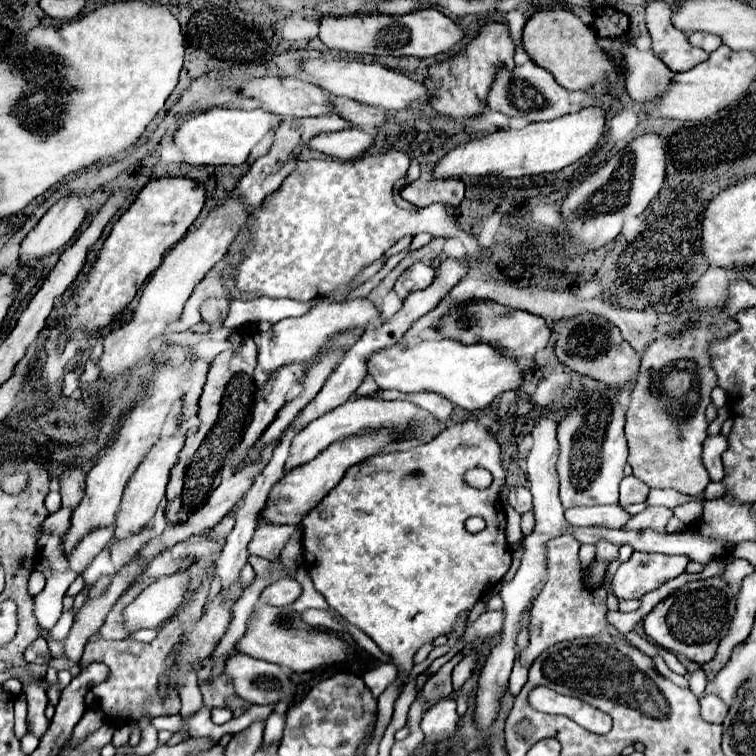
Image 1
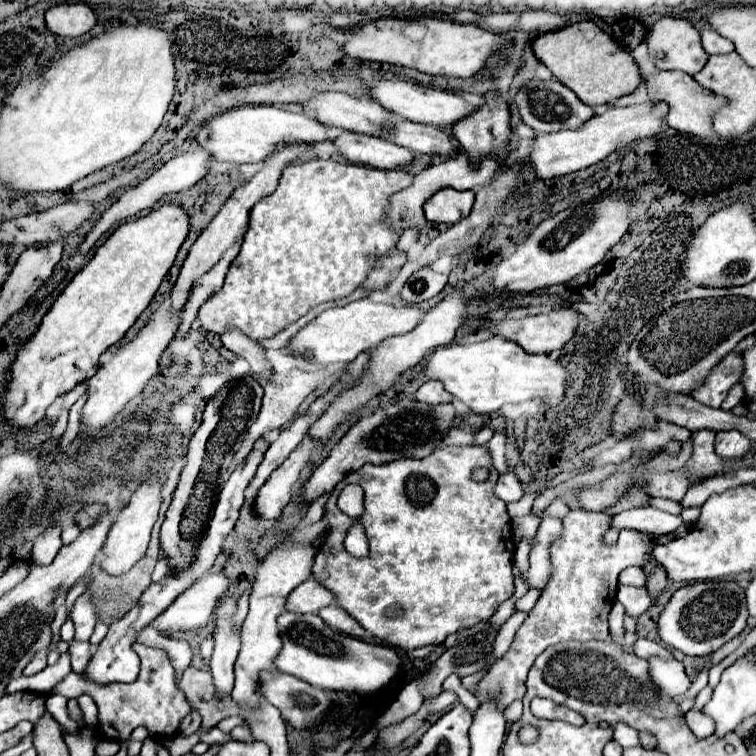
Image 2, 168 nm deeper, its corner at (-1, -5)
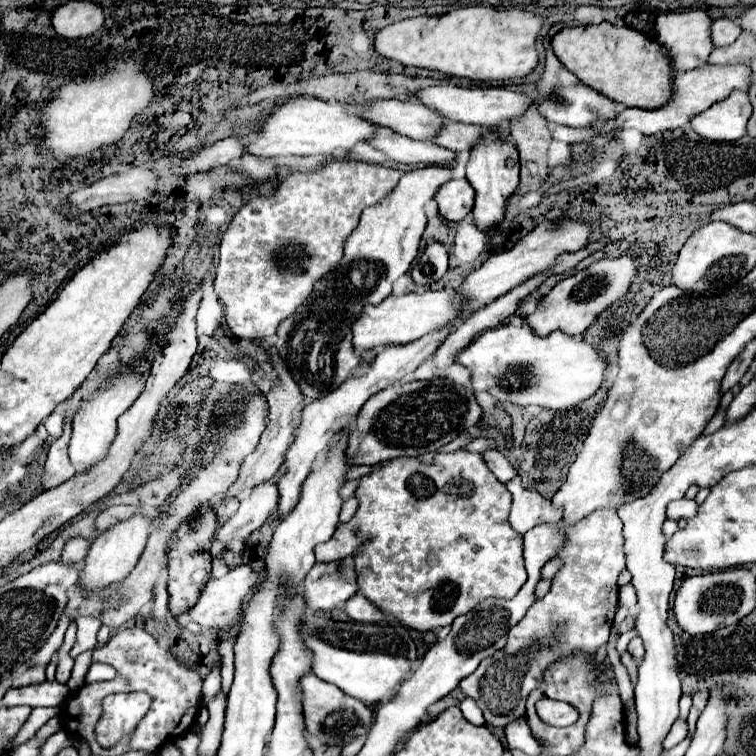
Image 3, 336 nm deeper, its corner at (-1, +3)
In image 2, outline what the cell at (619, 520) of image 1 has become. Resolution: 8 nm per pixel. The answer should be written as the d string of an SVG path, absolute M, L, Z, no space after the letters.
M637 507L637 509L621 511L621 513L613 515L613 519L611 519L613 529L619 529L619 531L635 529L635 531L651 533L651 535L673 533L681 523L683 521L679 515L671 515L671 513L653 509L653 507Z

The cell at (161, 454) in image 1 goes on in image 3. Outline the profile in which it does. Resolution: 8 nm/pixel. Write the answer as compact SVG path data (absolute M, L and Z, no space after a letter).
M137 515L137 517L131 517L127 521L121 521L119 525L111 527L109 531L101 533L91 549L89 549L89 555L85 557L83 561L83 569L81 569L81 587L85 591L101 591L113 583L119 583L123 581L131 571L133 567L137 565L143 549L145 549L145 543L147 543L147 535L151 531L151 521L143 515Z

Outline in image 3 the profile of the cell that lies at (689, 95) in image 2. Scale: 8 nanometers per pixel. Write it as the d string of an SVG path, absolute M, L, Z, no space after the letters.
M745 91L731 93L725 101L711 105L705 113L693 117L691 127L709 141L737 141L747 135L751 103Z

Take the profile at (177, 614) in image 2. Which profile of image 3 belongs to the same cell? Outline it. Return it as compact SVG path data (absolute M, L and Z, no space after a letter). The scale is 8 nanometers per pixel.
M239 565L235 569L231 569L225 577L221 579L211 579L205 589L199 595L199 601L193 609L189 609L187 617L193 619L195 623L199 623L205 629L221 629L221 631L229 631L233 627L239 627L241 623L241 609L243 609L243 601L251 595L251 589L255 589L259 583L259 575L249 567L249 565Z

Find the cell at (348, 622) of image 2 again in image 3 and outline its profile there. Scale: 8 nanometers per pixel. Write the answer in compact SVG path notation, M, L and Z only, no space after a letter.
M361 593L353 595L347 605L345 605L345 613L359 621L359 623L381 623L381 621L387 621L389 617L385 613L381 613L367 597L363 597Z

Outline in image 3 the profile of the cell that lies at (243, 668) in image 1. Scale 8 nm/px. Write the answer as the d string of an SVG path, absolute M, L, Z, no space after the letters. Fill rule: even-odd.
M309 673L301 679L303 689L303 717L307 731L315 735L325 745L347 745L359 735L367 735L373 725L373 711L355 697L349 697L337 685L321 681L317 675ZM345 697L345 699L343 699Z

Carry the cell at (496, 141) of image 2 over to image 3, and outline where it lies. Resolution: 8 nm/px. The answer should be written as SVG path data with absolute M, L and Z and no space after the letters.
M485 135L471 151L467 161L467 181L477 191L475 207L471 211L477 229L491 231L505 219L505 205L519 185L519 153L511 139L499 141L495 135Z

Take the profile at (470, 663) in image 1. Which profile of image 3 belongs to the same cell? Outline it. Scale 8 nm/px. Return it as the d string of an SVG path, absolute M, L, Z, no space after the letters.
M467 697L463 703L461 703L461 711L465 715L465 719L473 725L485 725L485 719L483 719L483 713L481 709L471 701L471 697Z

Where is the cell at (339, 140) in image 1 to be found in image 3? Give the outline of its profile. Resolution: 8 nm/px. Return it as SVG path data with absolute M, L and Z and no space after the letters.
M381 127L379 133L369 141L375 149L387 153L399 163L405 165L453 165L457 159L455 151L449 151L445 147L439 147L433 141L415 141L409 137L403 137L397 131L391 131L387 127Z

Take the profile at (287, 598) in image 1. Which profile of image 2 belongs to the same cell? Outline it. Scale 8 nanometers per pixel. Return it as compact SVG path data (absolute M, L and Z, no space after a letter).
M307 579L293 593L289 593L285 609L291 613L317 613L319 609L331 603L333 603L331 591L321 587L315 579Z

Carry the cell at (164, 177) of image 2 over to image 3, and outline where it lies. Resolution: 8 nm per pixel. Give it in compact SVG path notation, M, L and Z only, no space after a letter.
M227 137L209 147L203 147L199 153L195 153L187 161L183 161L183 165L177 173L181 177L187 177L197 171L207 171L217 165L227 165L231 159L241 157L243 153L245 153L245 145L243 145L241 137Z

